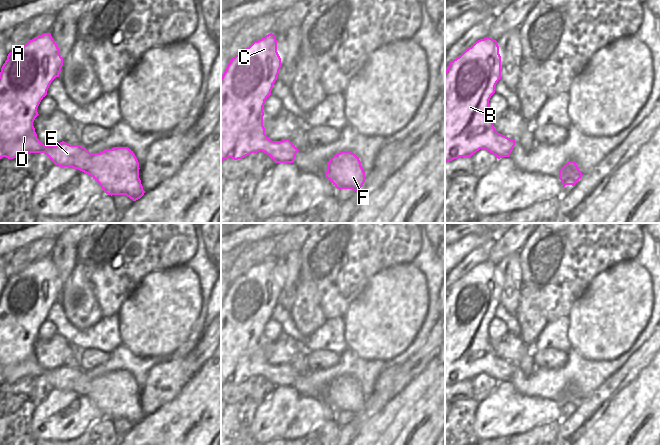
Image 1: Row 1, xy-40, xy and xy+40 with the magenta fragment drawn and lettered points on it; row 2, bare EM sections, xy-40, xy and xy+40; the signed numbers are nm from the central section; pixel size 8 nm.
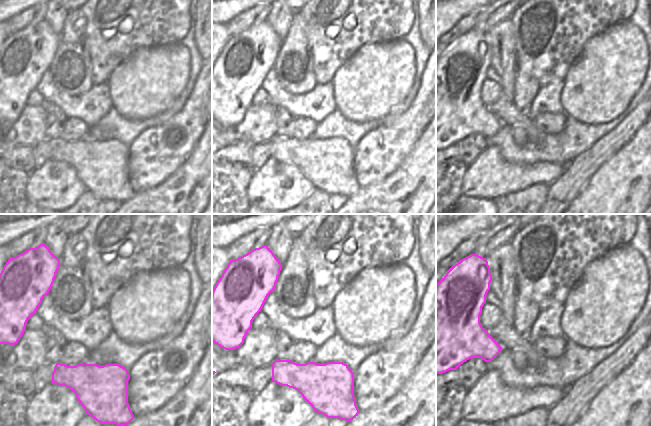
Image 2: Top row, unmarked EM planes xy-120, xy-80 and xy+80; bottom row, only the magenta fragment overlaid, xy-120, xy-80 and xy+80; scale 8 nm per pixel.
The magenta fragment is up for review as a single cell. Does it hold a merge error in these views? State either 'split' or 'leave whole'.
leave whole

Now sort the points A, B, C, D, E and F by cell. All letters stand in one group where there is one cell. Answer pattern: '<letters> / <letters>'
A B C D E F

